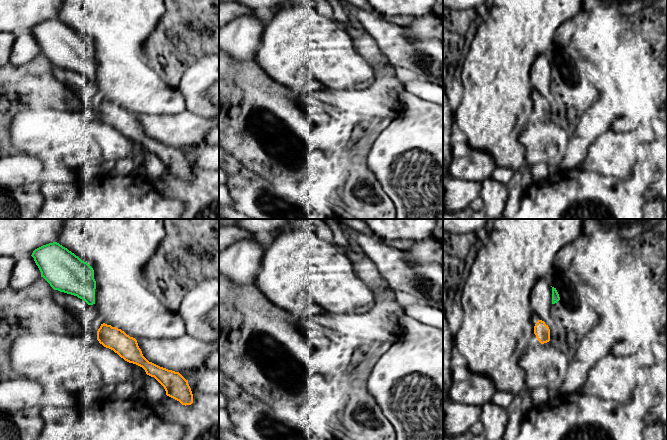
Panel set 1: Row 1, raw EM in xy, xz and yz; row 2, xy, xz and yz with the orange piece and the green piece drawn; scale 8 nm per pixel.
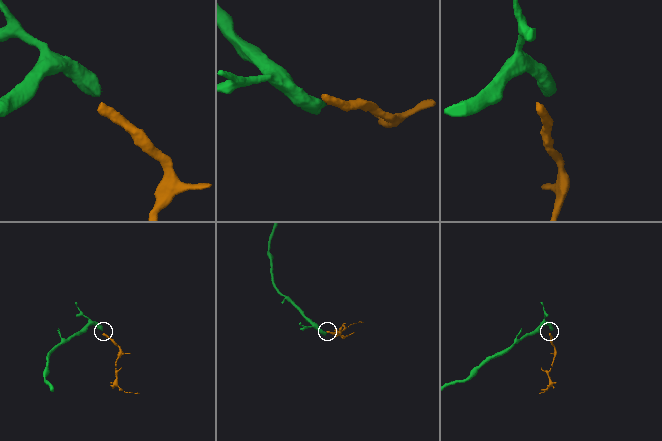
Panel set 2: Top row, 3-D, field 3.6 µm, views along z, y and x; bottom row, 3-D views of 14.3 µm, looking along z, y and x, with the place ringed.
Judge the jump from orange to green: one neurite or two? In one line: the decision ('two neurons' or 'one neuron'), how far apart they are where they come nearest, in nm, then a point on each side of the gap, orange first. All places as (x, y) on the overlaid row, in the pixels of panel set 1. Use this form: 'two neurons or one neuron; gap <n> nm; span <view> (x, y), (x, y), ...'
two neurons; gap 160 nm; span yz (543, 321), (552, 303)

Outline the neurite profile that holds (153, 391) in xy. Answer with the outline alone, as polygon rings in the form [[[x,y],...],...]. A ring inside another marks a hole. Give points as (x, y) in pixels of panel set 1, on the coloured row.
[[[146,375],[145,384],[140,393],[152,404],[159,403],[166,396],[164,387],[149,375]]]

